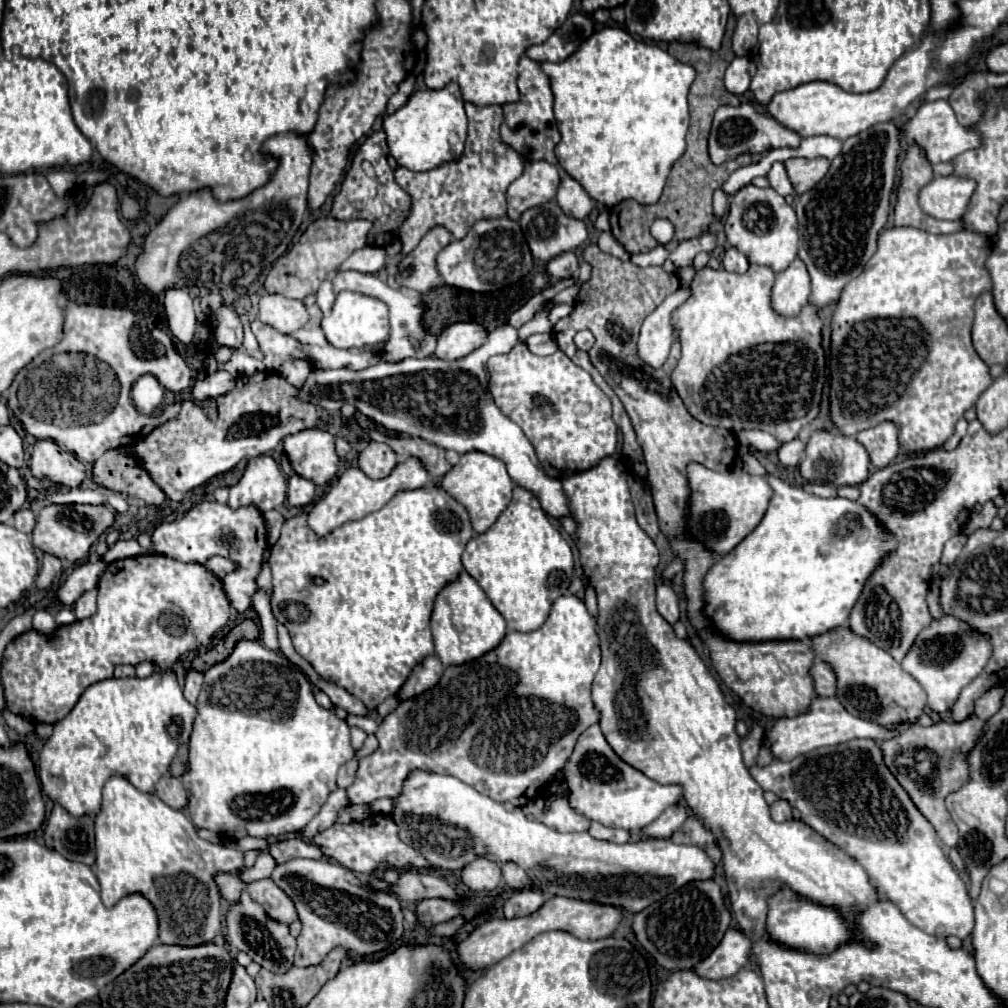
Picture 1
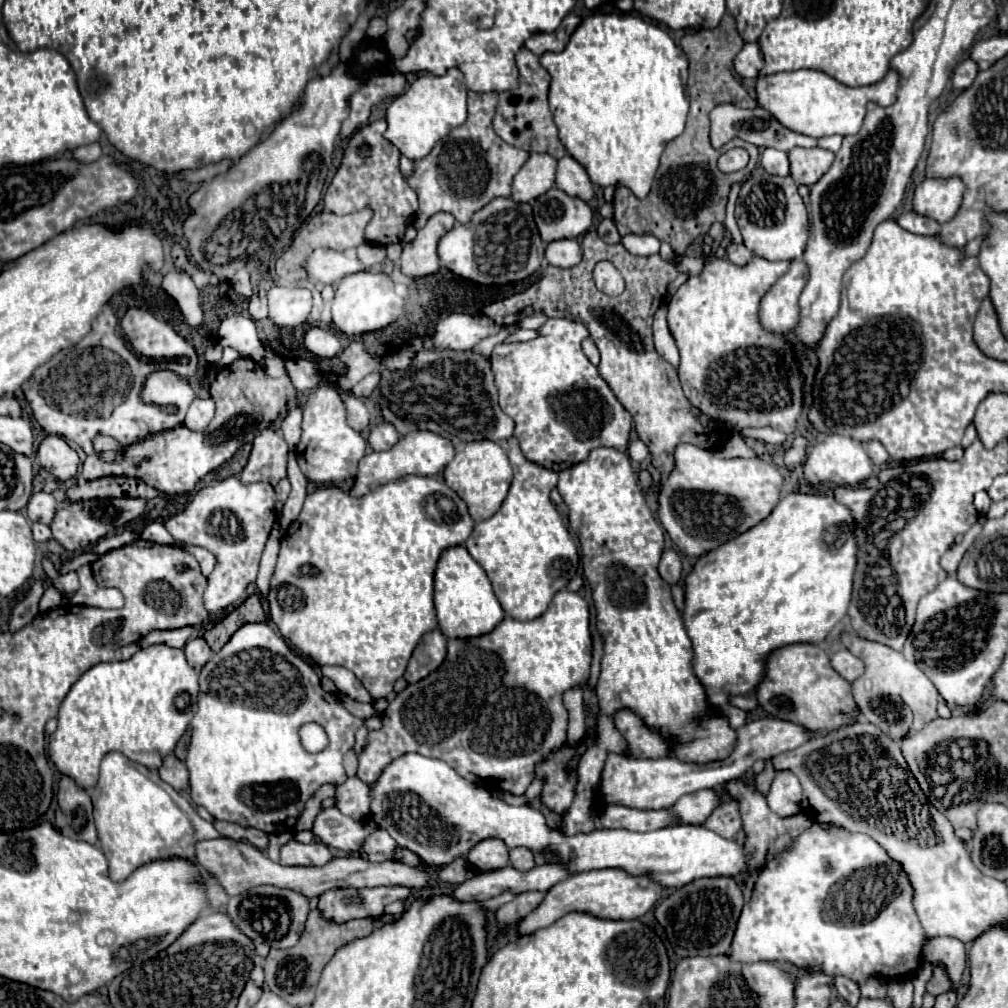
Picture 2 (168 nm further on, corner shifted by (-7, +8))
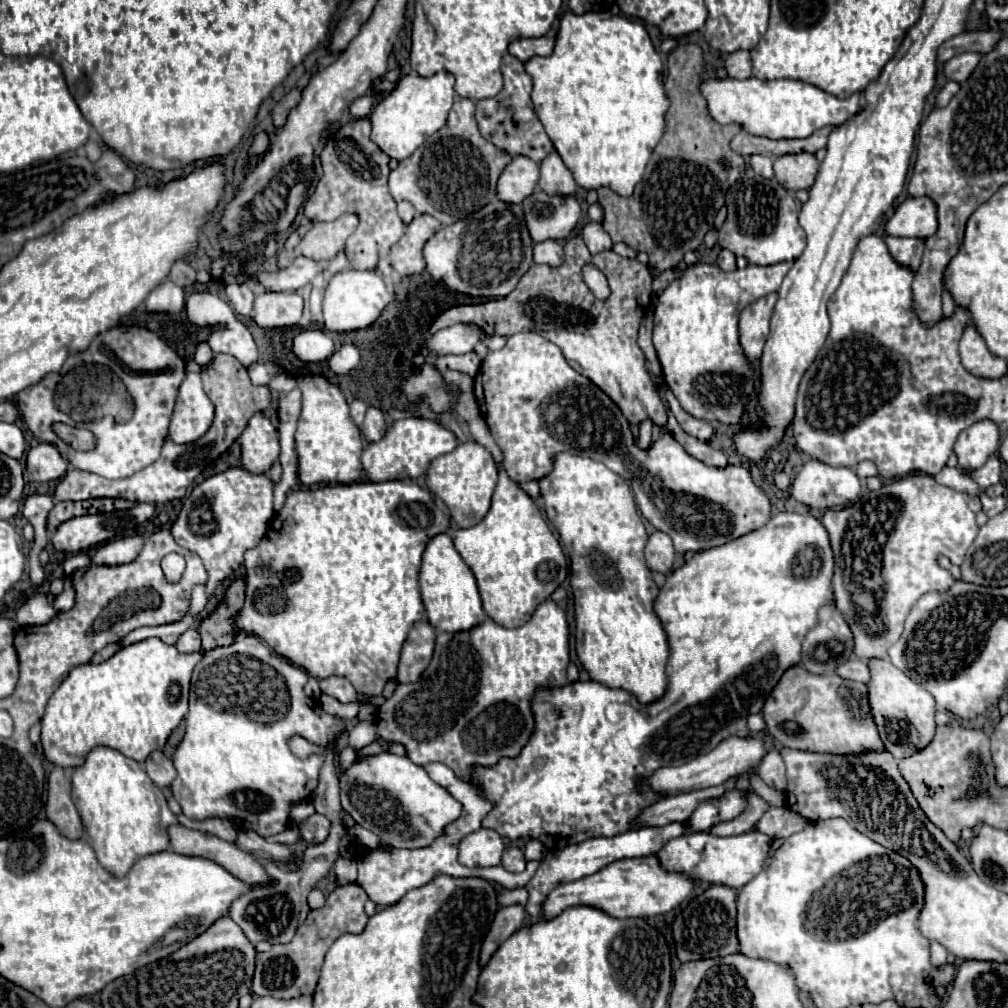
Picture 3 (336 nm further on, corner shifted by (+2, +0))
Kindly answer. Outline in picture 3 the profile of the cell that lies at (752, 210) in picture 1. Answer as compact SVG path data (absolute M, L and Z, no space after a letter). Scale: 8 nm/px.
M750 176L740 180L730 198L726 200L728 218L720 228L720 246L744 256L750 264L770 266L778 262L796 260L806 246L806 234L798 224L798 204L794 196L780 186L774 178L766 180L762 176Z

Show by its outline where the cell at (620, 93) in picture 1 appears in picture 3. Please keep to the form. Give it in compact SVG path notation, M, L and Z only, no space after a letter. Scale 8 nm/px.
M568 12L562 16L560 20L560 28L558 28L558 34L556 34L556 44L554 44L554 52L548 56L548 58L542 58L542 56L536 56L536 58L530 58L526 62L526 72L532 76L534 80L534 90L532 90L532 102L534 102L534 108L536 108L536 114L540 118L540 122L544 124L546 128L546 134L550 136L552 144L556 146L558 154L562 156L564 164L568 166L568 170L574 174L574 180L586 188L586 190L596 190L600 186L610 186L612 190L616 190L620 196L628 196L632 194L636 182L640 182L642 174L644 174L644 168L650 160L650 154L656 146L656 142L660 142L662 134L664 134L664 114L668 110L668 98L664 94L664 86L662 86L662 78L660 78L660 72L662 72L662 60L658 56L658 52L654 50L652 42L650 42L650 36L648 32L644 30L642 24L622 16L622 14L612 14L612 12L586 12L586 14L574 14L574 12Z

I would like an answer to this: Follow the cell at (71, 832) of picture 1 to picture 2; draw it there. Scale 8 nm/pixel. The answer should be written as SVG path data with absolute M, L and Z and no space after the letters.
M67 776L61 778L57 790L55 828L67 838L97 844L97 828L93 820L91 798Z

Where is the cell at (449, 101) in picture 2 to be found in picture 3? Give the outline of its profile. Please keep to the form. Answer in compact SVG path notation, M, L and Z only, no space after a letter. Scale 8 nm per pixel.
M438 72L430 78L418 76L418 74L406 74L402 76L394 90L386 96L382 96L372 114L372 142L376 142L390 158L404 160L408 158L424 138L440 130L448 118L448 110L452 108L452 98L454 98L454 76L450 72Z

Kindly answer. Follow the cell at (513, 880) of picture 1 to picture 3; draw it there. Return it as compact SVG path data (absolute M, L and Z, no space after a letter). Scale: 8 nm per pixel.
M508 846L502 854L502 866L508 872L522 872L526 868L526 860L524 860L524 852L518 846Z

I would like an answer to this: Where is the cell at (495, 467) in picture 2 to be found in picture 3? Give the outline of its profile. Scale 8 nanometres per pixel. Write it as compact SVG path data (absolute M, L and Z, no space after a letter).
M478 442L458 444L452 452L434 458L426 472L428 490L448 506L450 518L452 522L456 522L458 528L470 528L486 516L496 488L496 480L498 480L496 462L492 454Z

